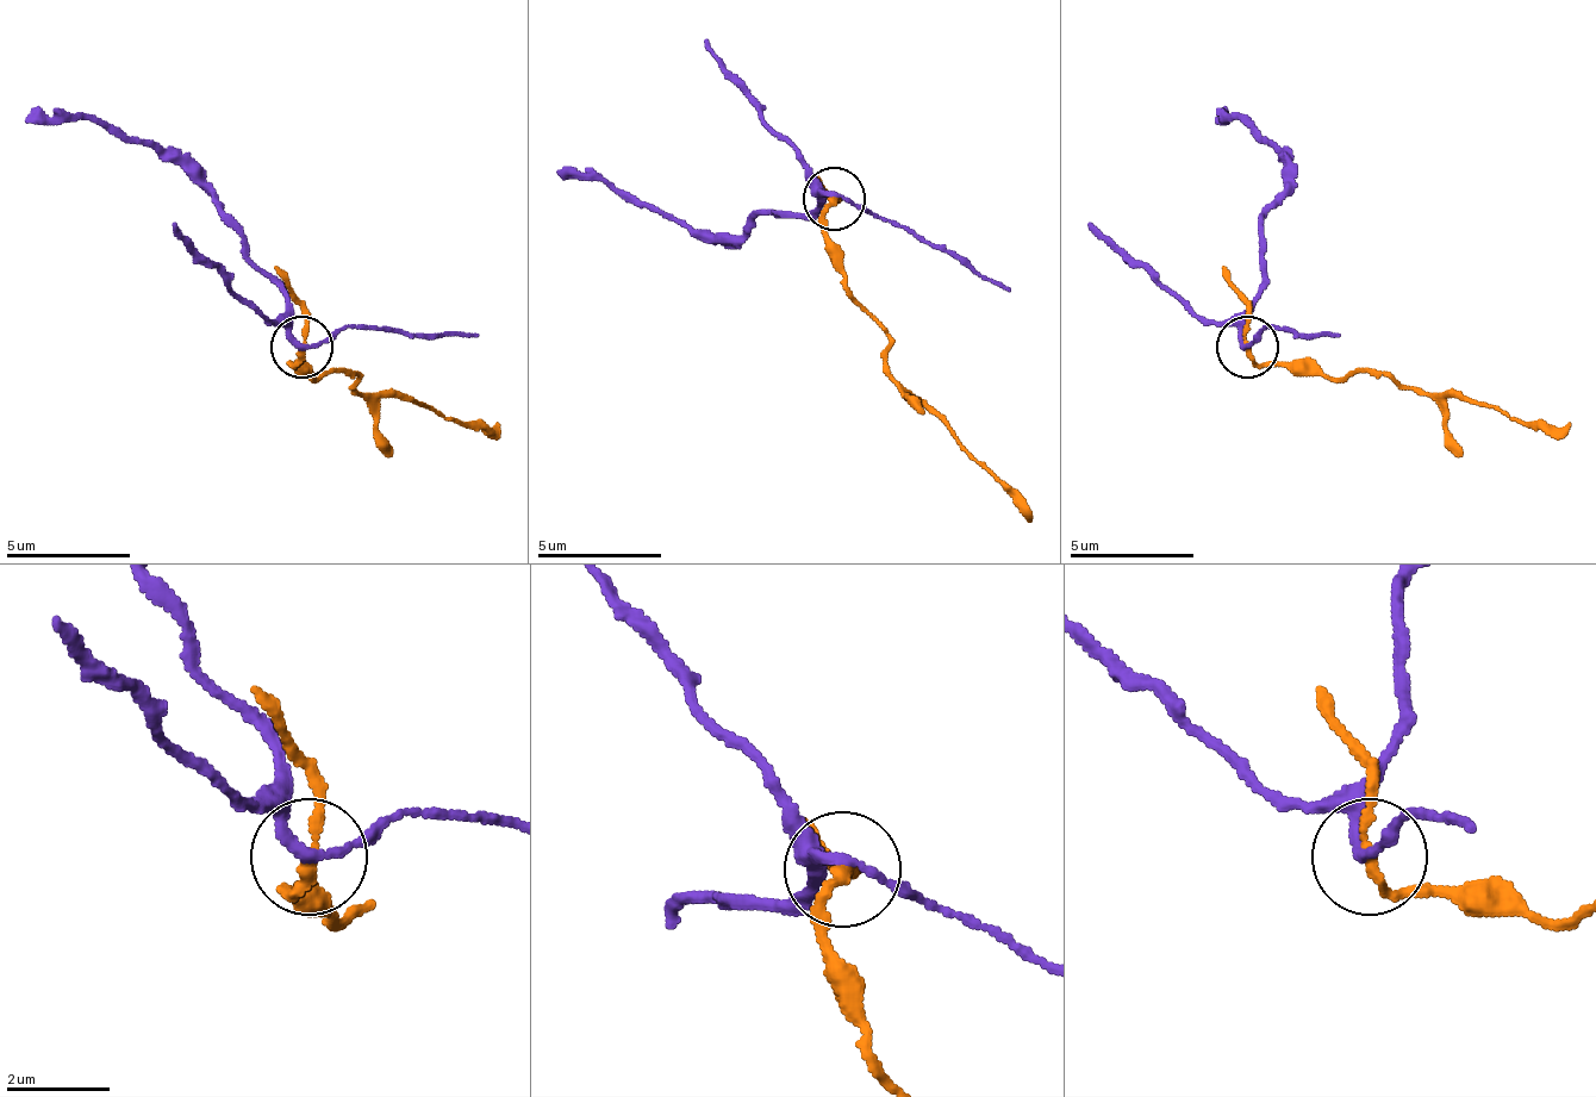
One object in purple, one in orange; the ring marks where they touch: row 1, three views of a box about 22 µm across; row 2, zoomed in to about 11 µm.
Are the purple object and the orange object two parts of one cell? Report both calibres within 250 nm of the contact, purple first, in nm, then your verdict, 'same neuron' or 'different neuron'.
calibres 200 and 180 nm; different neuron

